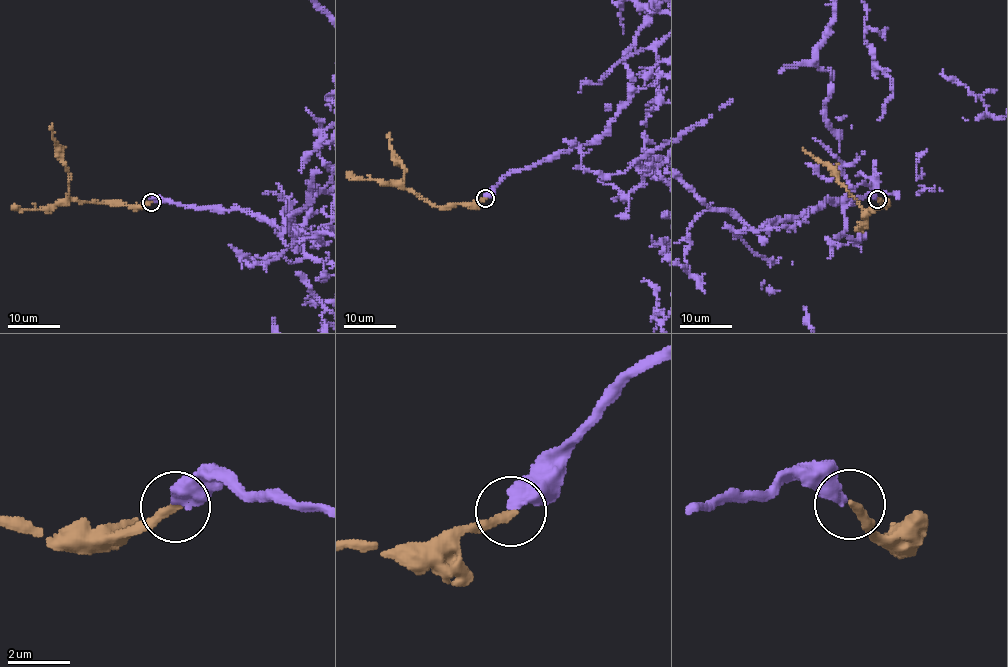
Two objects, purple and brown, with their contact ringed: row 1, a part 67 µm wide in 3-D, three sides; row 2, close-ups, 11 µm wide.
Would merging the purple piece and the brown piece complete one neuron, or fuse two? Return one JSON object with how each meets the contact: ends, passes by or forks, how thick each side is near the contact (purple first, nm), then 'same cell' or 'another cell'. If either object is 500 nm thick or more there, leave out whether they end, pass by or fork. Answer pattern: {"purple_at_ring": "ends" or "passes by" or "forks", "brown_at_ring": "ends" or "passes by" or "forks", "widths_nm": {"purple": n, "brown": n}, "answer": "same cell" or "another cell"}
{"widths_nm": {"purple": 500, "brown": 280}, "answer": "same cell"}

